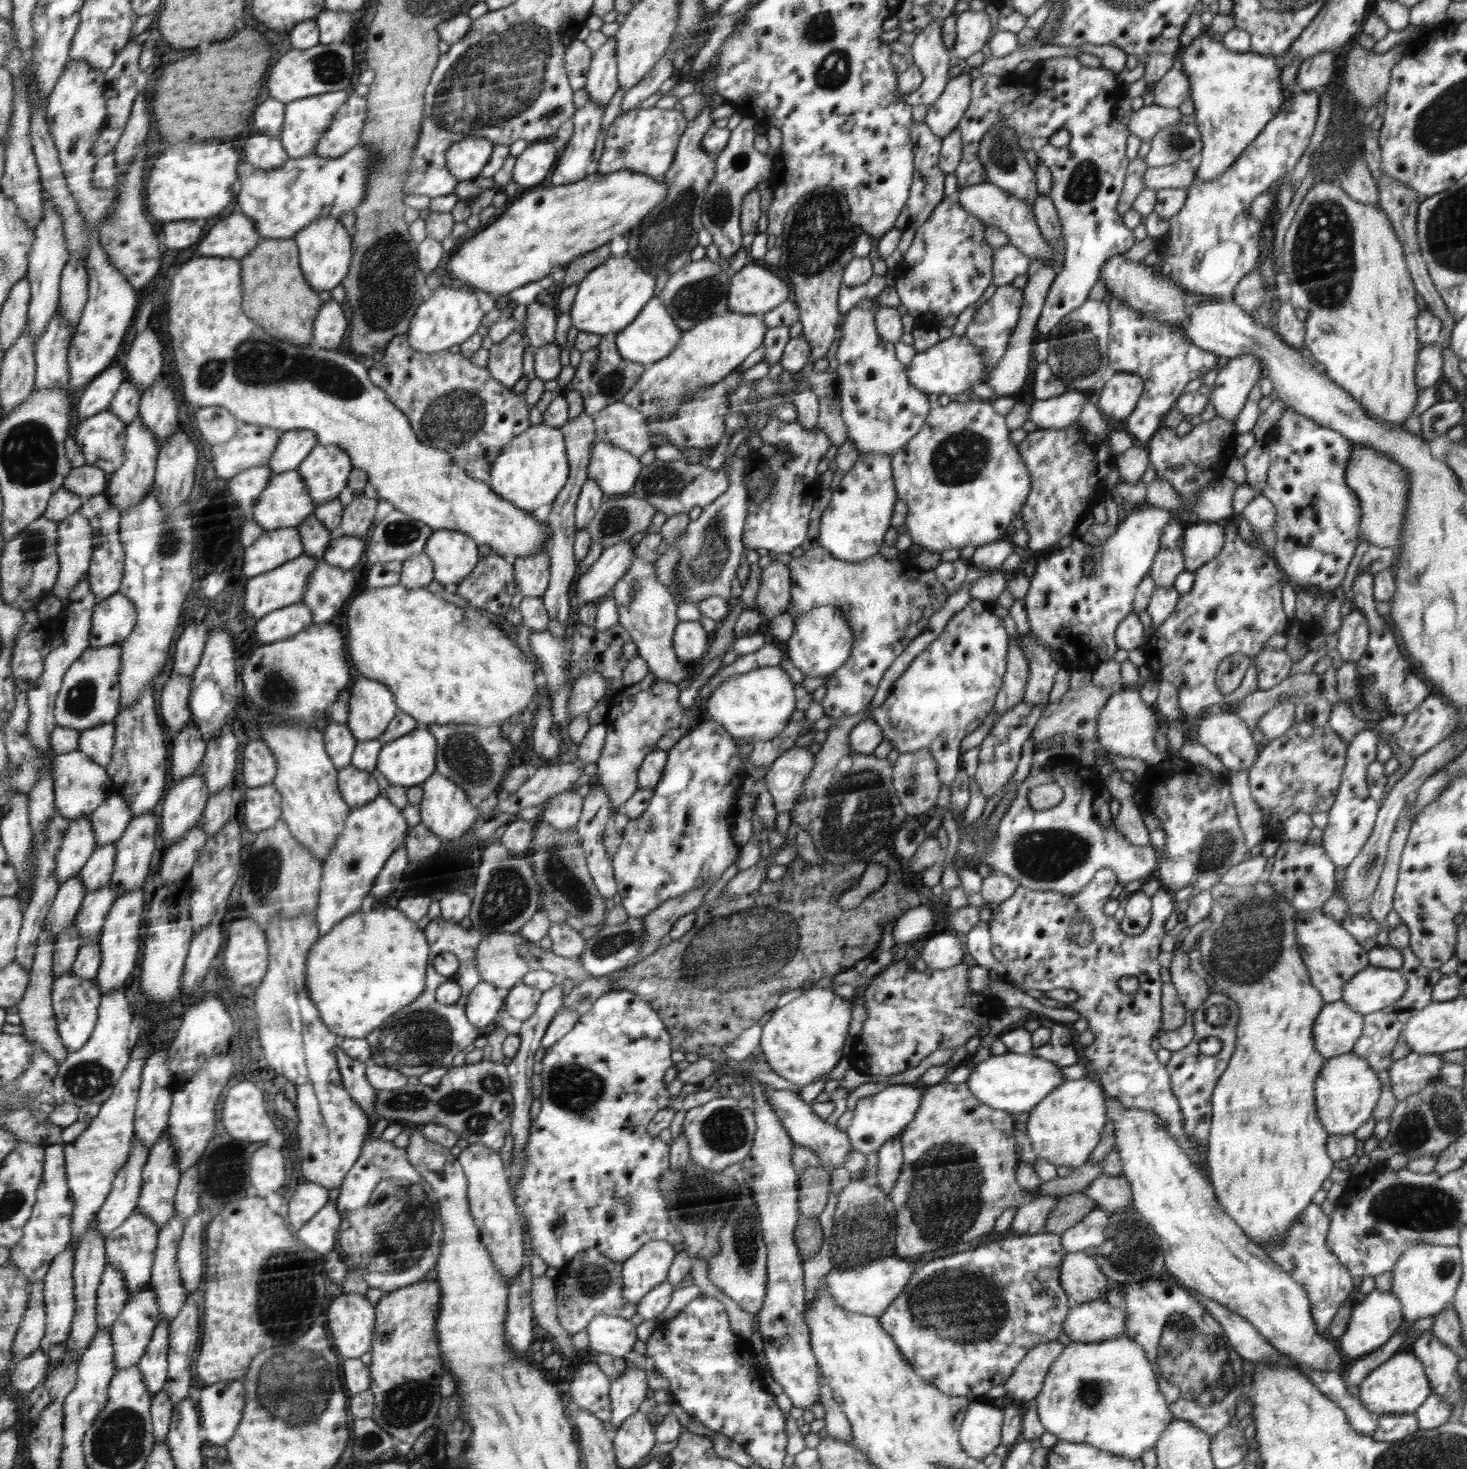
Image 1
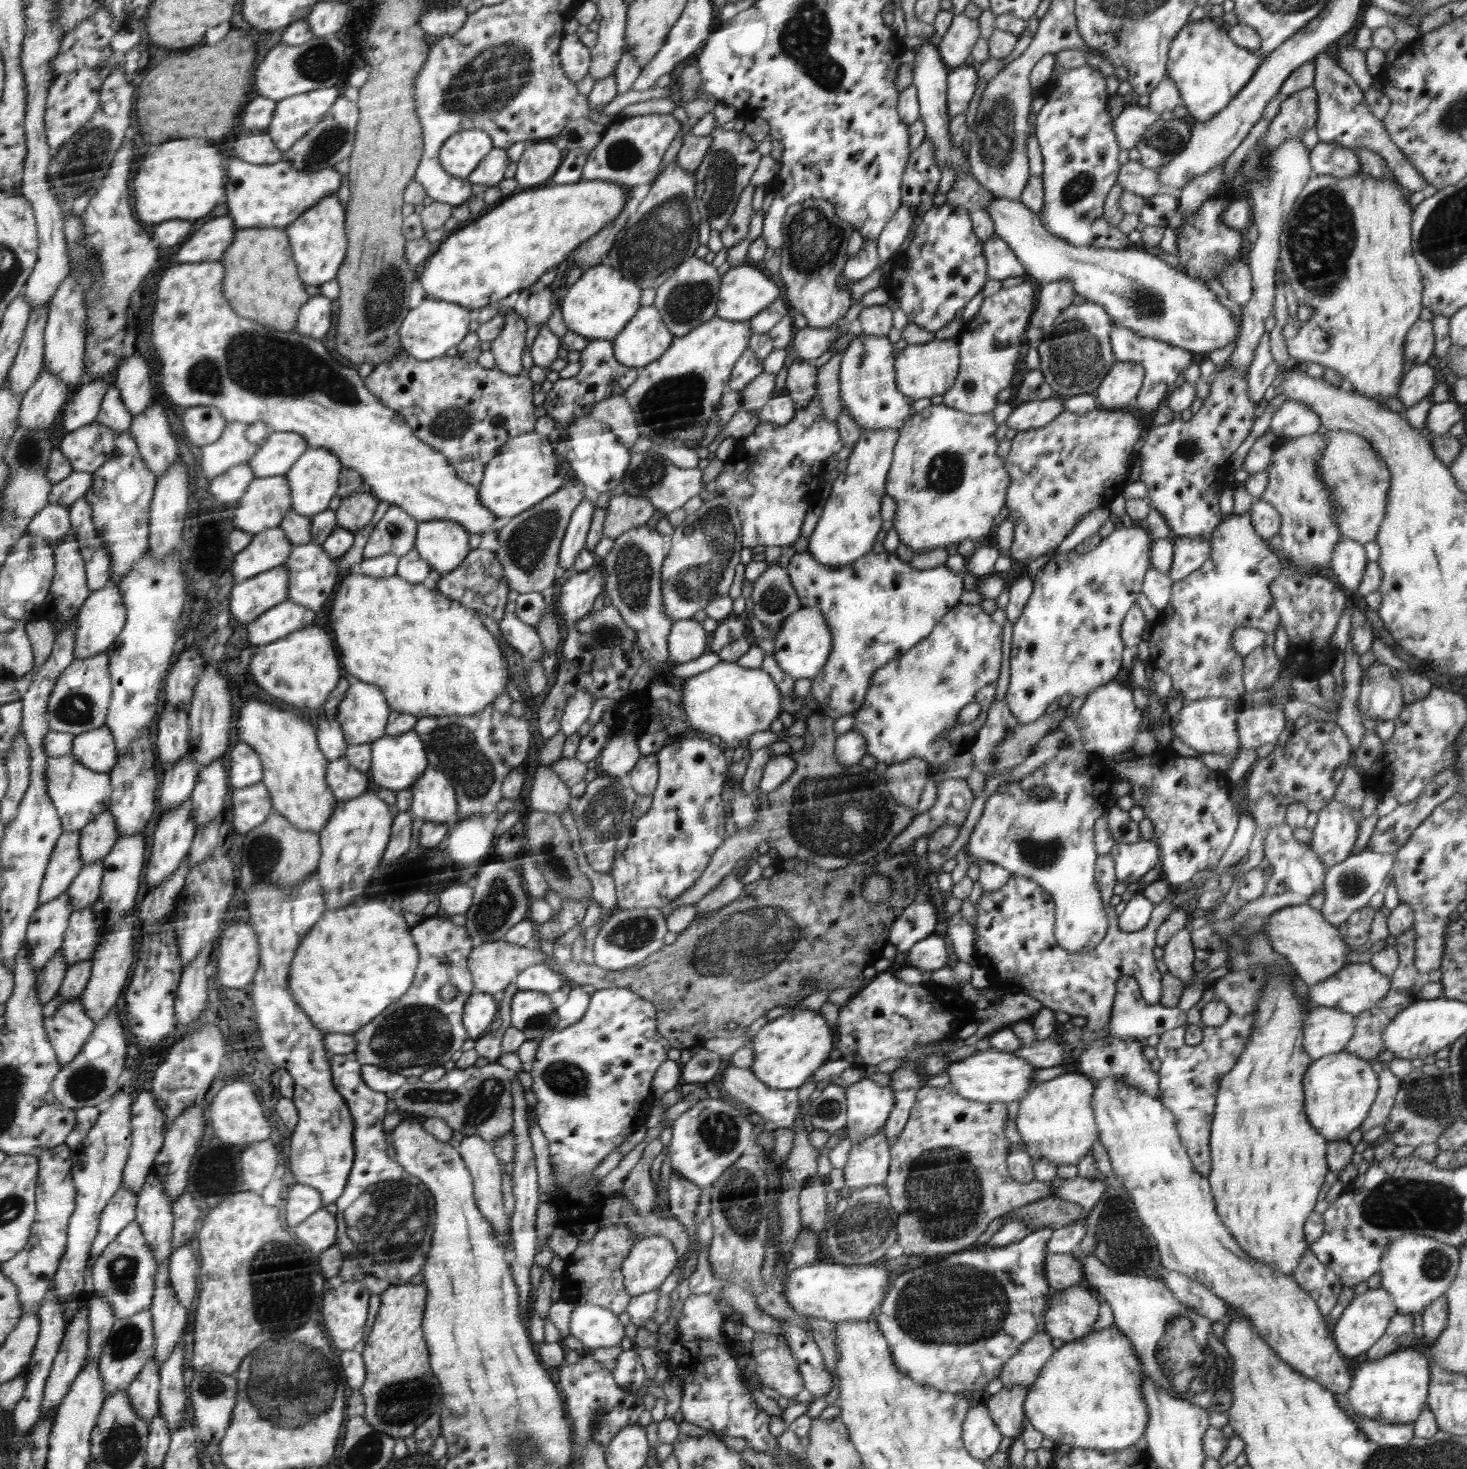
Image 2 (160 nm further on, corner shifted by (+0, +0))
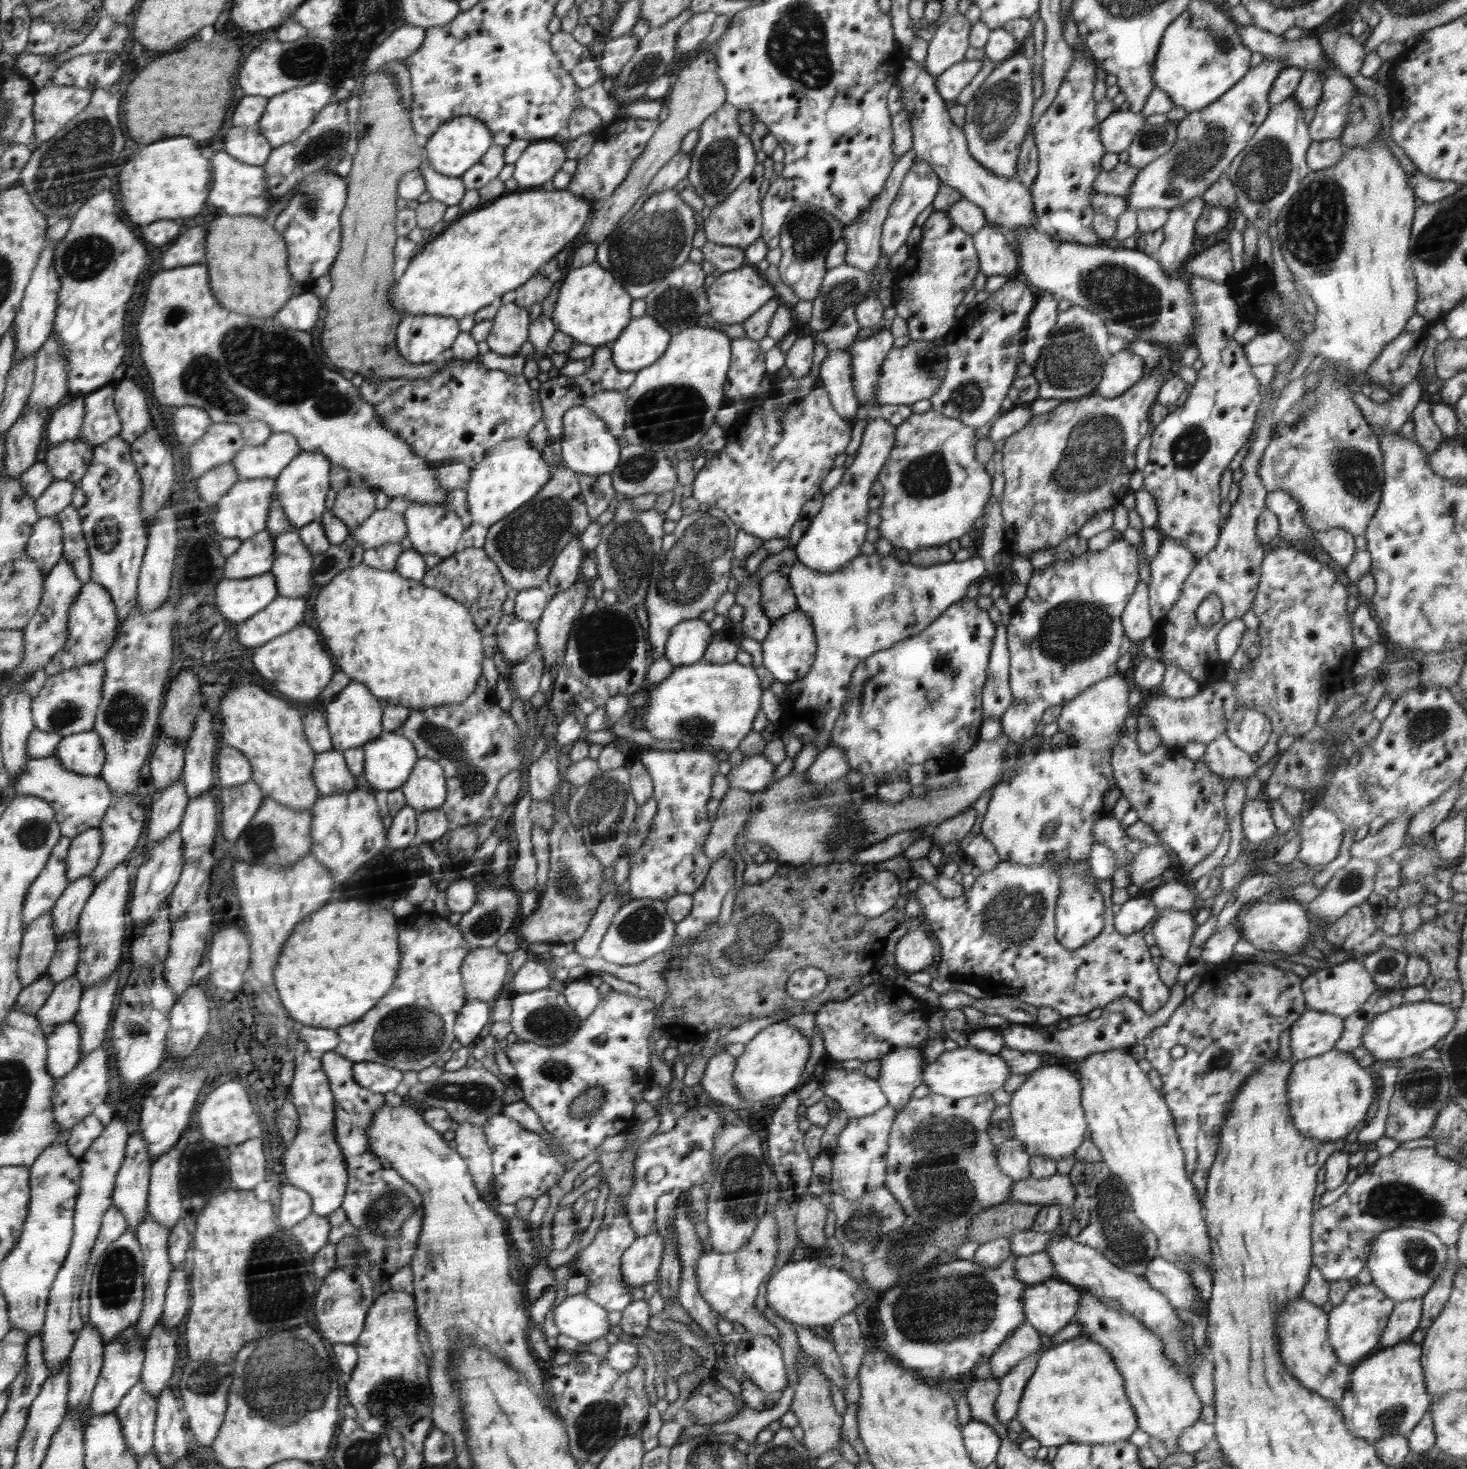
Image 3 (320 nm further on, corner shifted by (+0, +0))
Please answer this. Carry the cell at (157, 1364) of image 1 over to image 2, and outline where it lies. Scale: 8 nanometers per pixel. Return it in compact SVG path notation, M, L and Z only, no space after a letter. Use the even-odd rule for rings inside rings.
M151 1360L127 1388L137 1414L150 1424L160 1411L160 1367Z

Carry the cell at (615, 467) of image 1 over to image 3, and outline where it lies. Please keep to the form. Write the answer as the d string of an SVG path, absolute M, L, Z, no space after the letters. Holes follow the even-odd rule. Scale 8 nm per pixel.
M574 406L562 415L563 434L559 443L555 444L562 463L577 475L579 474L611 474L620 462L620 445L607 427L606 422L590 409Z

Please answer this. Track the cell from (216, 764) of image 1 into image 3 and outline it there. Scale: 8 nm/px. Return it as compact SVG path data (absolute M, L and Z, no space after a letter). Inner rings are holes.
M209 790L206 794L199 794L190 798L188 808L185 810L184 821L180 832L185 838L185 862L200 860L212 846L212 836L216 832L216 798Z

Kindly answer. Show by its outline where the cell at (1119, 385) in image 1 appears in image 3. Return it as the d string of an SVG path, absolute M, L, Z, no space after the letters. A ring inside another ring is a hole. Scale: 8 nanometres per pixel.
M1116 352L1104 366L1102 380L1096 393L1102 398L1118 398L1141 380L1144 375L1143 359L1130 352Z

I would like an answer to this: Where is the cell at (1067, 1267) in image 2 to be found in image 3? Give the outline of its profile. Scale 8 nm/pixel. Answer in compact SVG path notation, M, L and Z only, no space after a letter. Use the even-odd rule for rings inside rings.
M1046 1251L1019 1256L1014 1268L1017 1277L1028 1285L1050 1282L1050 1279L1054 1278L1059 1279Z

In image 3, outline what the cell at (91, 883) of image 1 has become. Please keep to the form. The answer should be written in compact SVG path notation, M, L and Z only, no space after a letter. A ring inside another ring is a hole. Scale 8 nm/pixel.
M90 876L83 877L68 884L65 893L57 898L51 908L51 920L53 920L53 929L58 941L62 939L65 931L77 926L79 914L86 904L86 899L92 895L94 887Z

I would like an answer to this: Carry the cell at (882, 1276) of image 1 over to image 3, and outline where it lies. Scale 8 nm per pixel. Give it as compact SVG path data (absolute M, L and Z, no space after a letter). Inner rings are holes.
M798 1256L796 1260L784 1264L778 1272L774 1273L766 1284L766 1303L778 1316L782 1317L788 1323L794 1325L804 1325L810 1327L832 1325L844 1315L854 1312L858 1306L863 1305L870 1291L869 1284L856 1283L850 1275L844 1272L844 1269L834 1270L826 1268L814 1260L802 1260Z

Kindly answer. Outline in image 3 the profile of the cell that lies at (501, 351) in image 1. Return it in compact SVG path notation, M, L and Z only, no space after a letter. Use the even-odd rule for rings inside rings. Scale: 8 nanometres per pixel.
M516 303L503 304L492 319L493 330L486 342L490 351L501 356L514 356L518 348L528 340L530 316L526 307Z

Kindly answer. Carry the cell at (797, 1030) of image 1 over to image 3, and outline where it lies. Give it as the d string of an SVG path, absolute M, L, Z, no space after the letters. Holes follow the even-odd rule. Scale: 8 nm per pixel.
M778 1021L768 1025L745 1044L744 1052L737 1058L733 1082L737 1084L738 1092L742 1094L741 1098L760 1107L760 1102L766 1102L774 1096L782 1096L790 1092L794 1086L798 1086L808 1056L810 1044L808 1040L804 1040L802 1033L793 1025Z

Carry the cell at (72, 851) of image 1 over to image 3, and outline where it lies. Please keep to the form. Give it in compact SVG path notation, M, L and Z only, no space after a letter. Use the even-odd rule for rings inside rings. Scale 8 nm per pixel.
M65 836L57 843L44 872L29 890L24 902L24 928L49 912L57 898L65 893L68 886L66 859L68 859L70 844L71 840Z

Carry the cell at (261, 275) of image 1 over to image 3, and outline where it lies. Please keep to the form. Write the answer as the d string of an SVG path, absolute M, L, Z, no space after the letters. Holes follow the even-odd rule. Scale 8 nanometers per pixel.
M220 214L216 216L210 224L210 256L206 266L210 270L210 290L213 297L220 302L223 307L240 314L257 316L260 318L272 319L290 300L292 300L293 285L292 273L288 269L288 244L285 237L278 230L268 224L264 217L254 215L234 215Z

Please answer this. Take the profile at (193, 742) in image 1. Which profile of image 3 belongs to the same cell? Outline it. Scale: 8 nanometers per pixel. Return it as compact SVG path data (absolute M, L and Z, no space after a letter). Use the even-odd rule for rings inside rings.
M184 778L168 785L156 796L150 810L149 830L146 830L146 848L169 838L181 826L189 800Z

